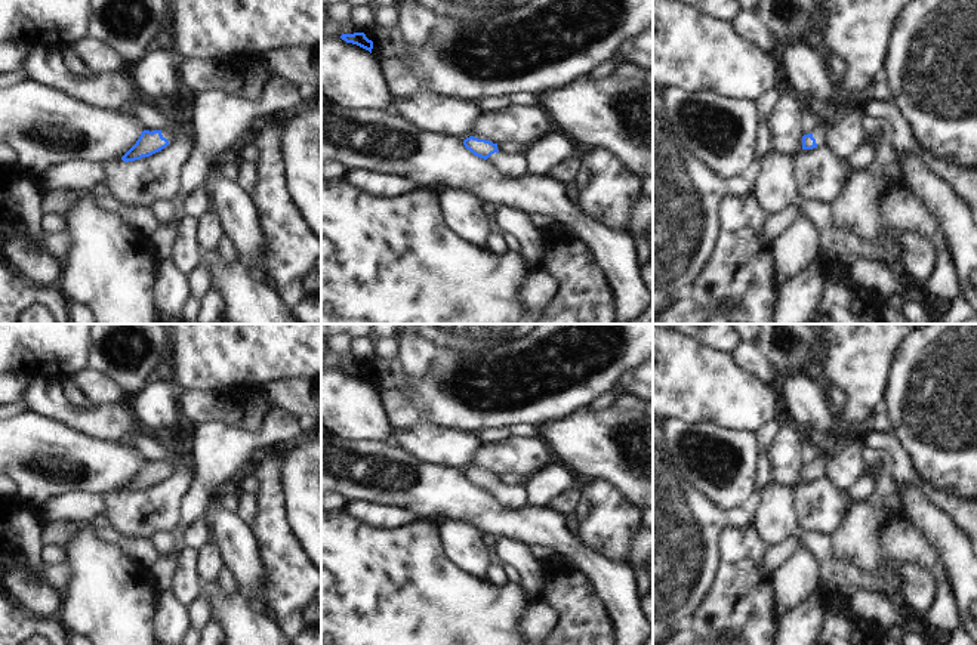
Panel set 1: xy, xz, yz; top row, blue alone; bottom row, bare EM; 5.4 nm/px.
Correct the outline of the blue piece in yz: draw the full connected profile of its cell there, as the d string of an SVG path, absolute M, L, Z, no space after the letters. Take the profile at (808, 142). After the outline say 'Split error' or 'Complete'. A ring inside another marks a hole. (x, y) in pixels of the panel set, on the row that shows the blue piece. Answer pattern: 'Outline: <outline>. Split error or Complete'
Outline: M833 120L819 121L811 133L802 136L802 149L827 148L829 133L835 123Z. Split error.

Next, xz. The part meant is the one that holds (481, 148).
Outline: M474 136L466 138L463 145L474 155L488 160L497 173L506 179L517 179L524 175L523 154L500 152L497 143Z. Split error.

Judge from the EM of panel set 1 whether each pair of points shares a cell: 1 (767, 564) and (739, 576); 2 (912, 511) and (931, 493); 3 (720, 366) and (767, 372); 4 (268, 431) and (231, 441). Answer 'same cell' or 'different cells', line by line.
1: different cells
2: different cells
3: different cells
4: same cell

